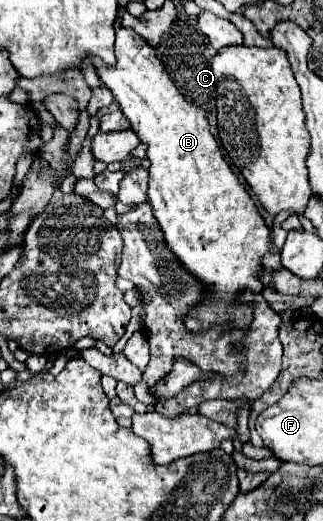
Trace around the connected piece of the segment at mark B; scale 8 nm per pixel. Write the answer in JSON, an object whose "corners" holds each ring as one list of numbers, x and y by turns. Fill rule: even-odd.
{"corners":[[117,25,115,33,117,33,117,39,115,39,117,63,113,67,103,65,99,57,91,57,91,63,97,69,101,83,113,93,115,101,119,103,119,109,131,123,131,129,137,133,141,143,147,145,147,157,151,161,149,203,153,205,155,217,165,233,165,241,169,249,179,257,179,261,187,267,187,271,191,271,195,277,199,277,203,283,209,285,205,303,193,309,193,313,185,319,185,325,189,331,203,333,215,321,233,319,237,327,245,329,247,323,251,321,251,307,249,305,237,307,237,295,243,289,251,289,253,293,263,291,263,285,257,273,261,267,261,257,271,247,269,229,265,221,261,219,257,207,253,205,253,199,249,197,245,187,239,183,239,179,235,177,227,161,223,159,219,145,209,131,205,111,185,101,183,93,173,83,163,63,157,59,155,49,141,35,137,35,133,29,123,27,123,25]]}

